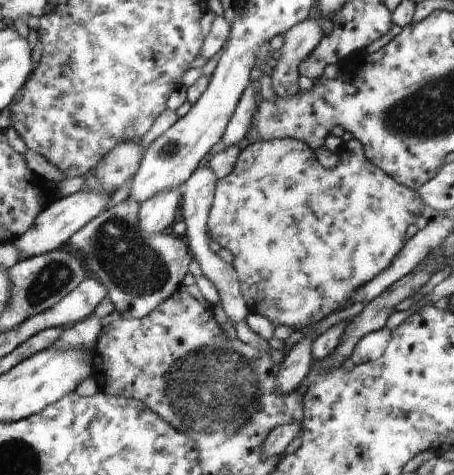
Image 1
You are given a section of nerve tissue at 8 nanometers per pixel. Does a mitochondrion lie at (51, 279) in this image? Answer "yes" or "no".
yes

